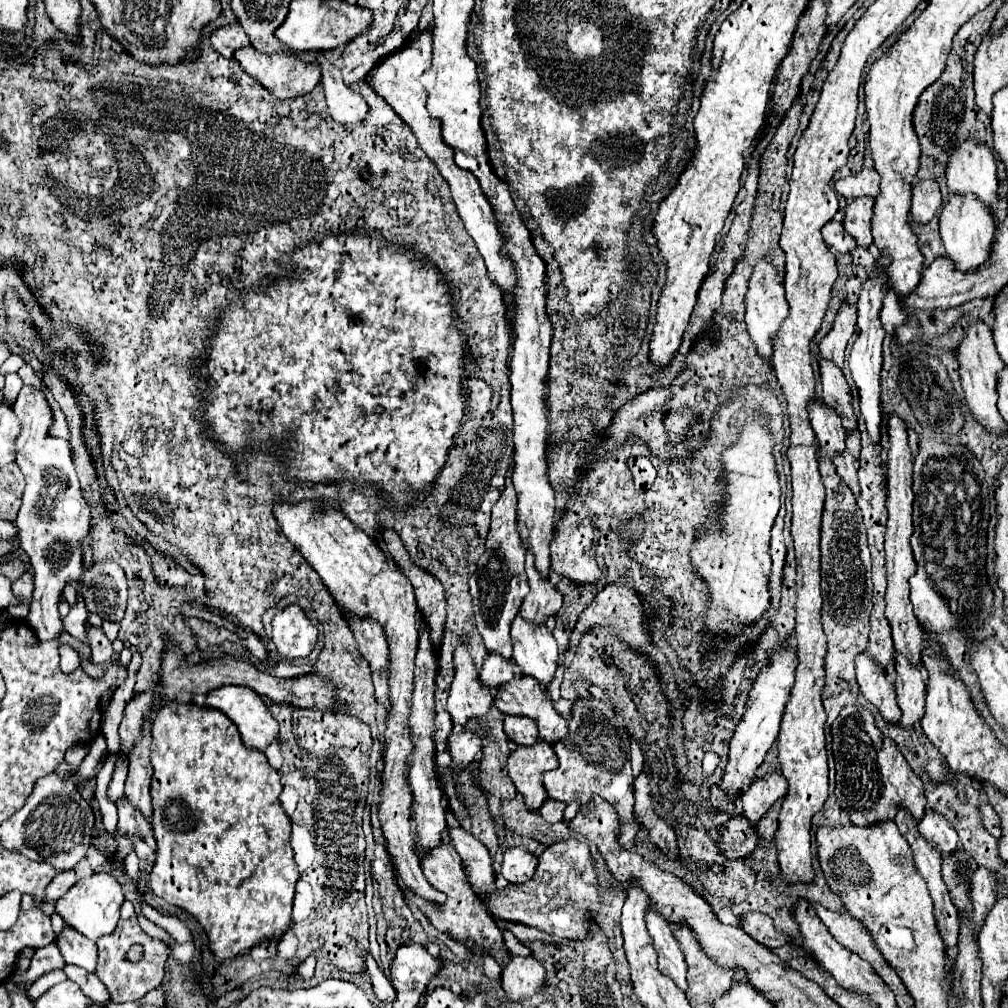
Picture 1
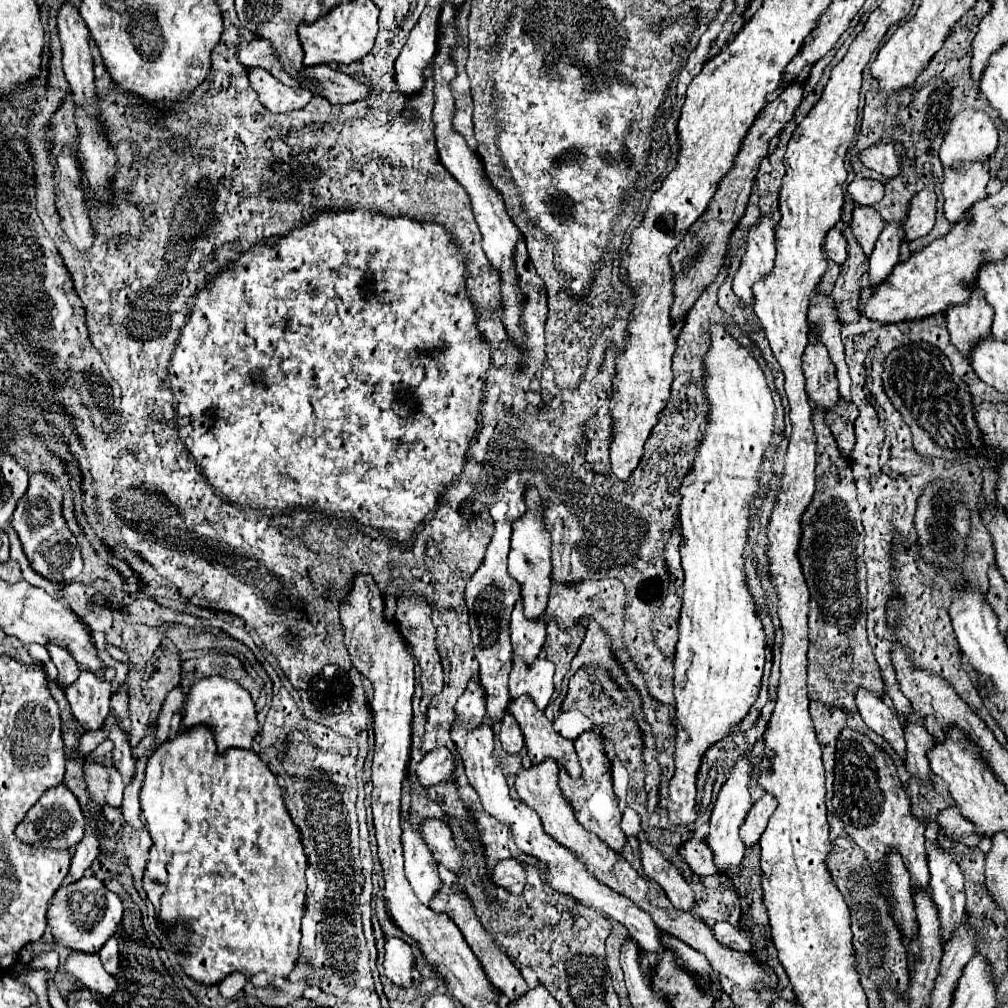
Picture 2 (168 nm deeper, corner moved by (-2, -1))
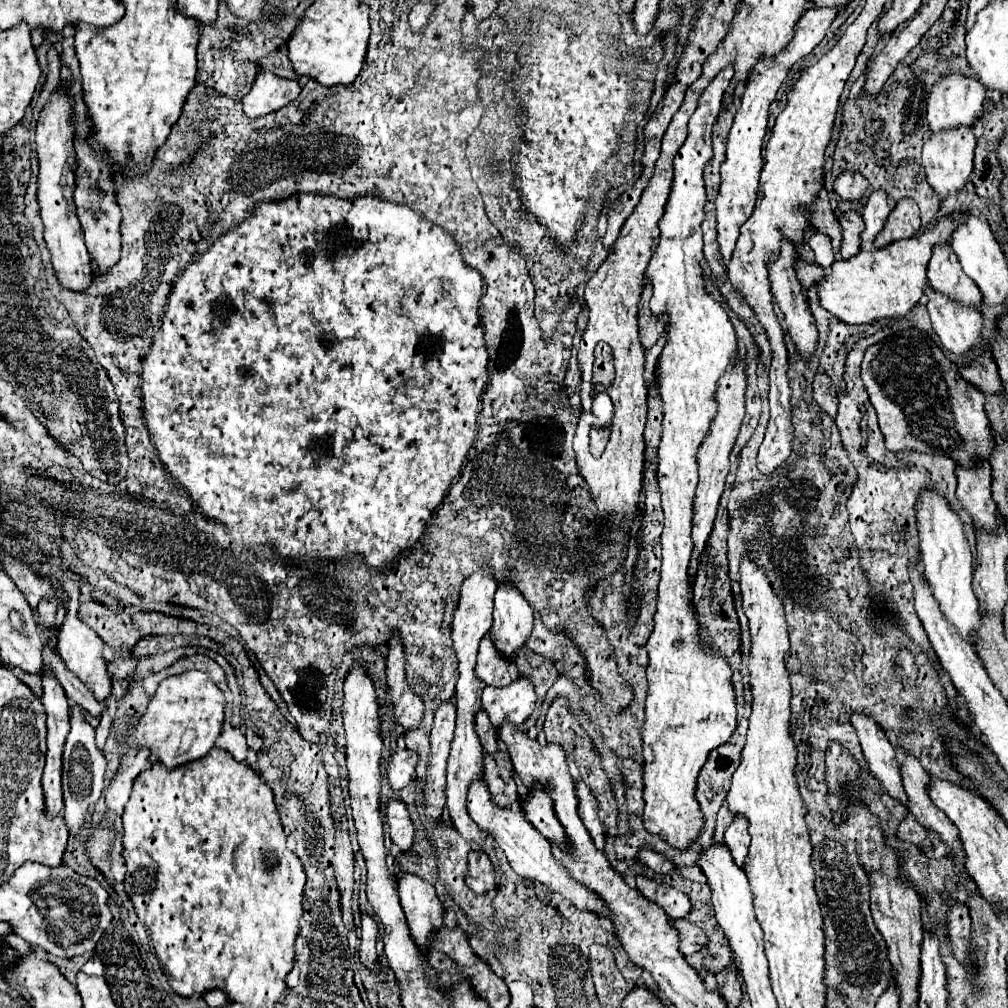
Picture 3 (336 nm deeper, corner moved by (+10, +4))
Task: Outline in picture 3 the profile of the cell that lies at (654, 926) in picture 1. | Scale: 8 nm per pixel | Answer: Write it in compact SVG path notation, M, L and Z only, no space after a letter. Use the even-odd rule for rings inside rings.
M483 780L473 782L473 786L469 788L469 796L467 796L467 810L469 816L483 828L489 832L489 836L503 848L511 868L523 876L523 878L531 878L537 880L541 884L547 884L549 888L561 892L567 900L573 900L573 904L577 908L583 908L587 912L599 912L605 918L609 918L609 910L605 908L605 902L599 896L593 896L593 892L587 892L585 886L577 884L571 880L569 872L565 868L561 868L561 864L553 858L551 854L551 846L547 844L547 840L533 828L533 824L529 824L521 812L519 806L513 808L501 808L491 800L491 794L487 790L487 784Z

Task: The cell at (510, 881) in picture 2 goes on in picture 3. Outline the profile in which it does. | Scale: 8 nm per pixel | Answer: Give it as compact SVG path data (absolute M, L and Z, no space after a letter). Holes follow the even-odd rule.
M469 852L467 864L469 864L469 868L465 874L465 882L475 894L485 894L487 890L495 888L493 866L485 852Z

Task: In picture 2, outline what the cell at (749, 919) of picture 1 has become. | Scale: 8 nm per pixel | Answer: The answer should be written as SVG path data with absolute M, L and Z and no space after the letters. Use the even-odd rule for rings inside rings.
M723 921L723 923L715 923L713 931L715 931L715 937L723 945L727 945L731 949L737 949L737 951L755 951L755 941L747 935L747 931L743 927L729 925L729 921Z

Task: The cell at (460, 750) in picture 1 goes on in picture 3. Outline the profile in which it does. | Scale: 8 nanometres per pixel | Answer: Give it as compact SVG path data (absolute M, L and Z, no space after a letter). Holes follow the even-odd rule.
M407 748L393 752L391 758L389 758L389 764L385 768L387 784L393 790L405 788L411 782L411 778L415 776L415 764L417 764L417 754L415 752L411 752Z

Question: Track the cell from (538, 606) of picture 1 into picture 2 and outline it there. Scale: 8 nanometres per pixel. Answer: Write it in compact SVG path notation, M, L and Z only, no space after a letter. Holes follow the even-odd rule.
M521 599L517 601L511 615L511 643L513 655L531 663L539 653L547 637L547 621L539 617L537 621L525 617Z

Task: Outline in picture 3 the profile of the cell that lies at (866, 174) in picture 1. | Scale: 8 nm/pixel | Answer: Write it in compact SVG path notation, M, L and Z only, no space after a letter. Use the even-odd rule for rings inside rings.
M843 170L833 184L837 196L841 196L843 200L861 200L867 186L869 186L867 178L863 178L859 172L849 172L849 170Z

